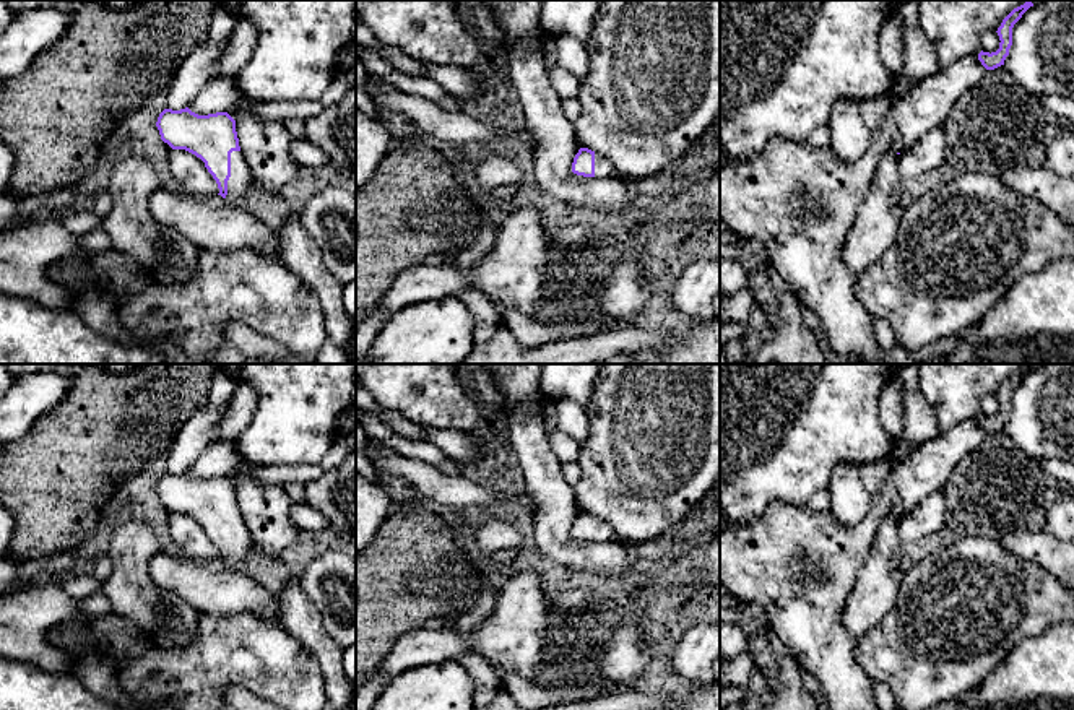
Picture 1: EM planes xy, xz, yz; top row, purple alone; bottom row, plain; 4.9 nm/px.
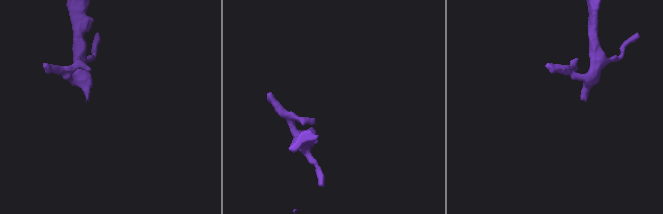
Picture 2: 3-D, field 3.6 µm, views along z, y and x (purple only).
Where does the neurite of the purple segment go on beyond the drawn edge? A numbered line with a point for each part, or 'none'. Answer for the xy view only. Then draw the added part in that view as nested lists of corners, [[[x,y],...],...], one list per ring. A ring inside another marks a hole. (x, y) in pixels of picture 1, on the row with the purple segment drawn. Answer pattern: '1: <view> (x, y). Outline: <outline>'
1: xy (231, 226). Outline: [[[232,151],[224,205],[161,185],[149,195],[148,208],[159,224],[174,229],[200,249],[232,252],[252,247],[268,258],[281,258],[278,231],[244,205],[252,182],[252,172],[242,153]]]

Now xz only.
1: xz (603, 168). Outline: [[[595,153],[595,177],[596,179],[609,179],[614,175],[616,175],[616,172],[613,167],[613,162],[608,158]]]

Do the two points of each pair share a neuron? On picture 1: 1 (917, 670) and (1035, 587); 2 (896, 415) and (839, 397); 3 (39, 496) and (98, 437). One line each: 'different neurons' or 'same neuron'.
1: same neuron
2: different neurons
3: same neuron

